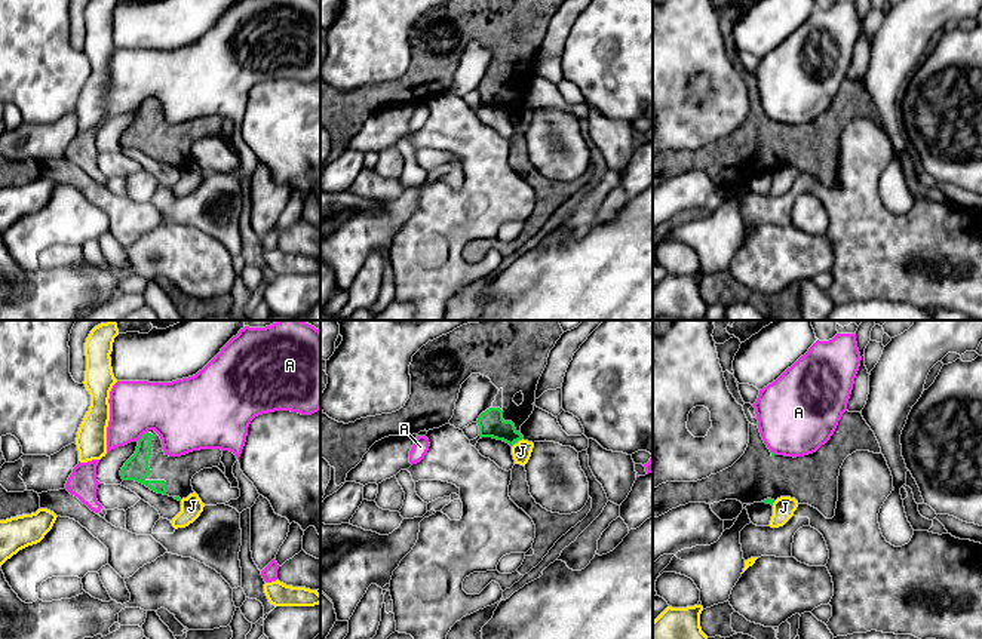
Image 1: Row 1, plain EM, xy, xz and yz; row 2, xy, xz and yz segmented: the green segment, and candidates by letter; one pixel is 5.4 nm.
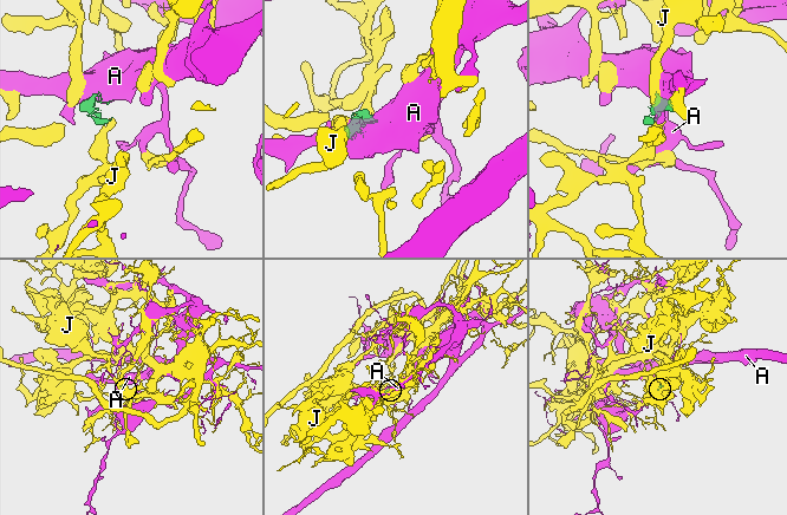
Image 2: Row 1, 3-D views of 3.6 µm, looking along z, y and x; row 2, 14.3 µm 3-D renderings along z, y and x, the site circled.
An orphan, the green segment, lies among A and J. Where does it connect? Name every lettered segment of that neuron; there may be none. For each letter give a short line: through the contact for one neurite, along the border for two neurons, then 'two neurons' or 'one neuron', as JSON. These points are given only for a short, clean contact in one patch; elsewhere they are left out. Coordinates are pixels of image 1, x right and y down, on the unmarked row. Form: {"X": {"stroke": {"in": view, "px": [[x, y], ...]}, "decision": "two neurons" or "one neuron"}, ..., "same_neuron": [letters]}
{"A": {"decision": "two neurons"}, "J": {"stroke": {"in": "xz", "px": [[522, 106], [519, 108]]}, "decision": "two neurons"}, "same_neuron": []}

